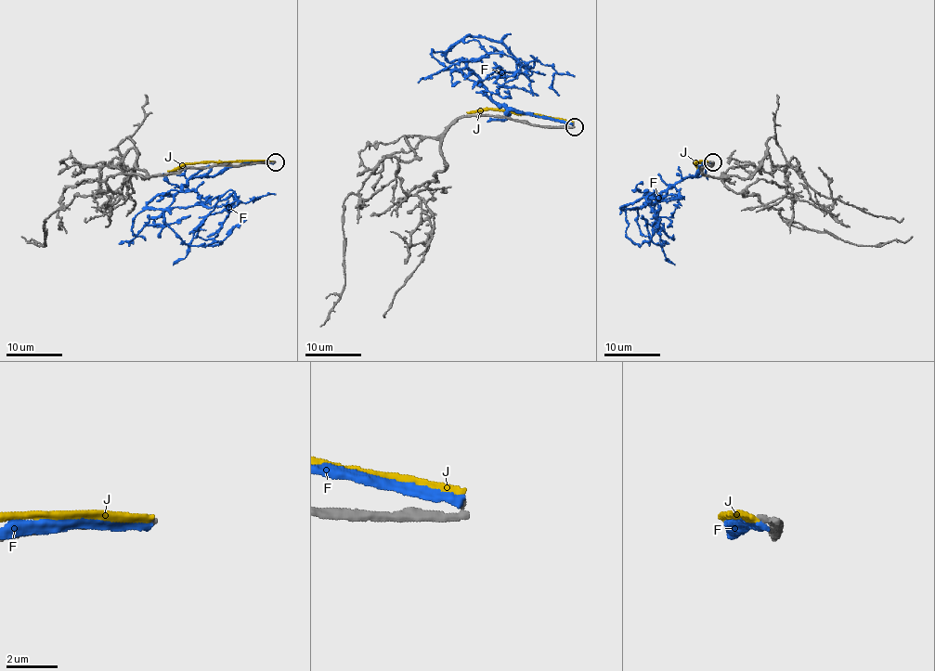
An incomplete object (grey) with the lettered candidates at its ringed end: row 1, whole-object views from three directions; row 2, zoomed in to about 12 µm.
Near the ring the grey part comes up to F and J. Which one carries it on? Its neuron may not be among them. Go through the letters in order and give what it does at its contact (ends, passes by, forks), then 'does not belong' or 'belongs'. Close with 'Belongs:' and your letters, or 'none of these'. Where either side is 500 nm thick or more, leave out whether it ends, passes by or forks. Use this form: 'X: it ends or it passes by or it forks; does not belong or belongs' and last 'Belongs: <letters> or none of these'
F: it ends; does not belong
J: it ends; does not belong
Belongs: none of these

